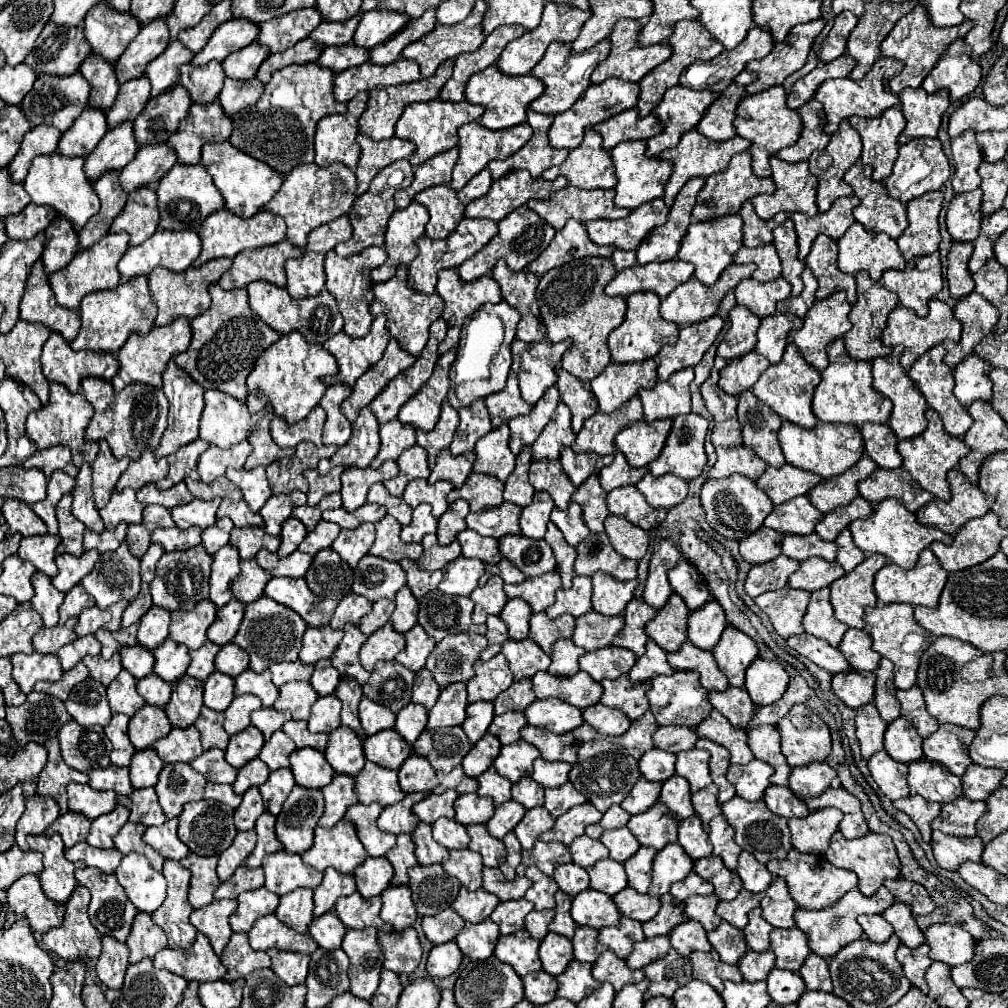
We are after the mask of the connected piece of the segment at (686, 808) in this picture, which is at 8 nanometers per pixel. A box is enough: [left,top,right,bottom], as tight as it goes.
[660,776,694,818]

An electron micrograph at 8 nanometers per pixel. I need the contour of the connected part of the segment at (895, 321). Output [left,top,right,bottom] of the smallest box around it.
[882,300,960,370]

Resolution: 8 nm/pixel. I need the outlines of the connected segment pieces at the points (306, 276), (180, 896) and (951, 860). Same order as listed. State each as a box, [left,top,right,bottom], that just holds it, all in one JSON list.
[[286,216,352,298],[152,860,196,950],[932,830,984,870]]

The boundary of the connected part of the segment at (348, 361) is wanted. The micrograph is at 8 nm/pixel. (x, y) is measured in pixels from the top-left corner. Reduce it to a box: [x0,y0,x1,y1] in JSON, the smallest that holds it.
[322,316,392,386]

